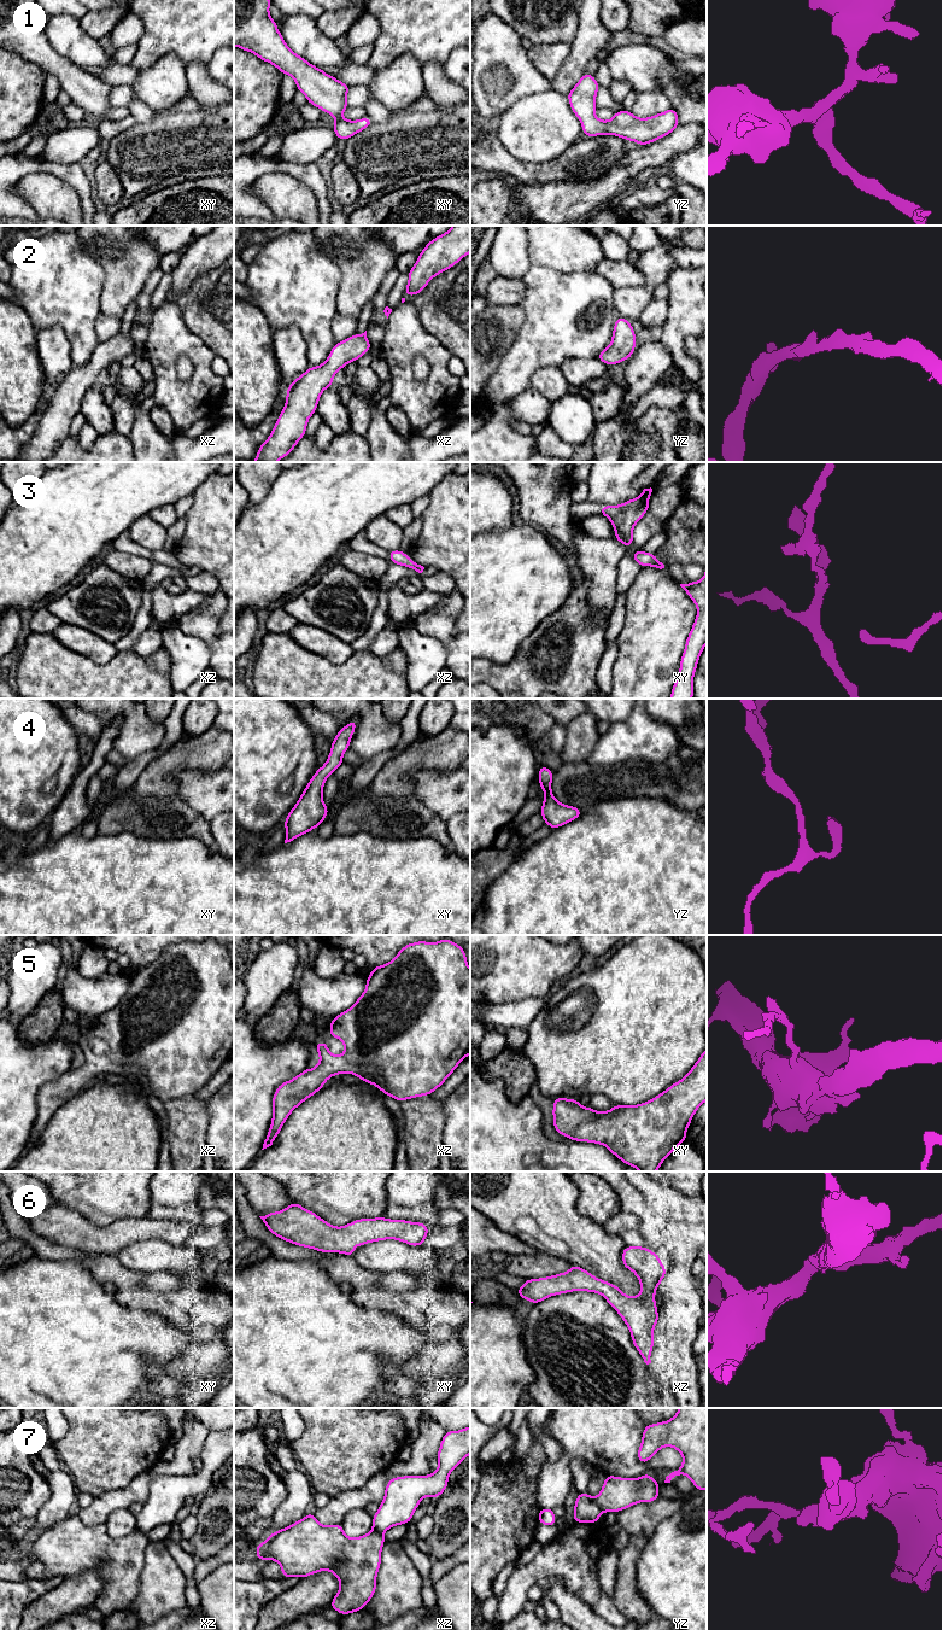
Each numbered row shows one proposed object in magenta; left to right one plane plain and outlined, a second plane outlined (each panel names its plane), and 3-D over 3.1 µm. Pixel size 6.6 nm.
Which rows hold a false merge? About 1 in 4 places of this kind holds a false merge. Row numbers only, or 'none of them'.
7

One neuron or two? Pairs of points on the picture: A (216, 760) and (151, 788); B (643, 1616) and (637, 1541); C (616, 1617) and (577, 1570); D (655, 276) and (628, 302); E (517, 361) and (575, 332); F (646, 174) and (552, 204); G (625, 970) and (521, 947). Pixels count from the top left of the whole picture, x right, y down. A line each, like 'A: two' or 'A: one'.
A: one
B: one
C: two
D: one
E: one
F: two
G: two

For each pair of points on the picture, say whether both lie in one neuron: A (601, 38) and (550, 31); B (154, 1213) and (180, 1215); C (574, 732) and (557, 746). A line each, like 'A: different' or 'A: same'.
A: different
B: same
C: different

